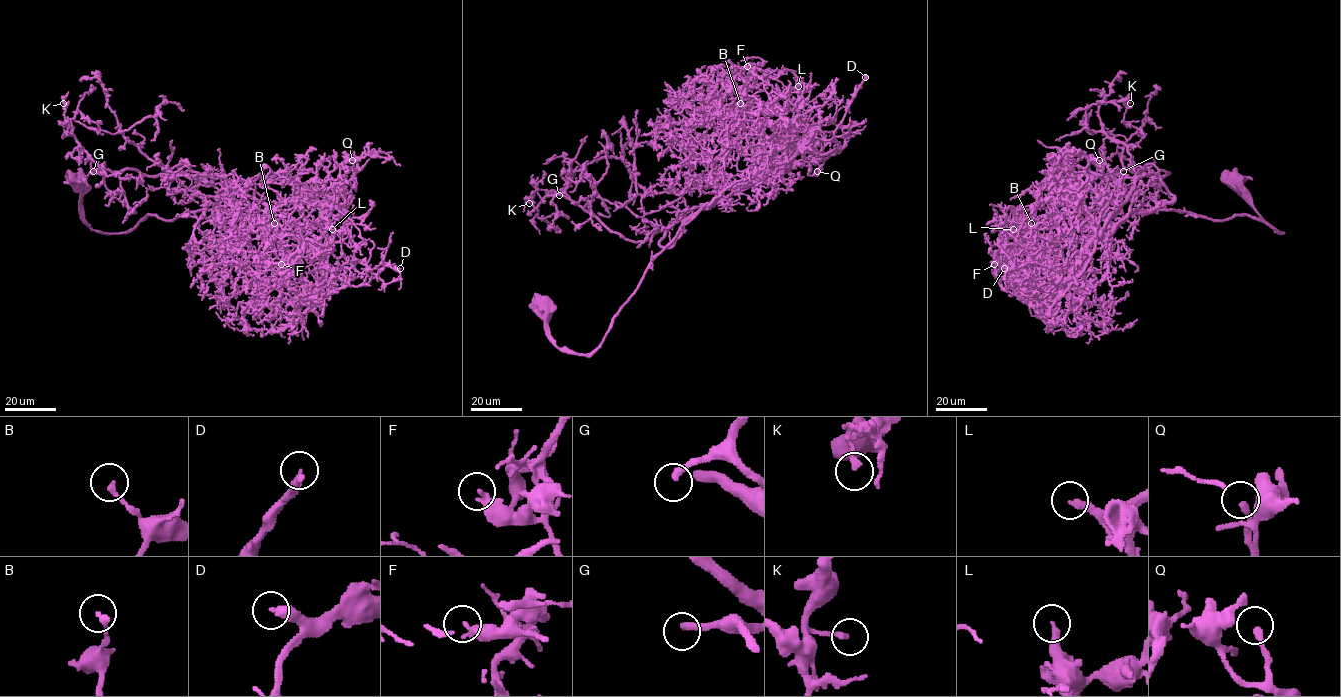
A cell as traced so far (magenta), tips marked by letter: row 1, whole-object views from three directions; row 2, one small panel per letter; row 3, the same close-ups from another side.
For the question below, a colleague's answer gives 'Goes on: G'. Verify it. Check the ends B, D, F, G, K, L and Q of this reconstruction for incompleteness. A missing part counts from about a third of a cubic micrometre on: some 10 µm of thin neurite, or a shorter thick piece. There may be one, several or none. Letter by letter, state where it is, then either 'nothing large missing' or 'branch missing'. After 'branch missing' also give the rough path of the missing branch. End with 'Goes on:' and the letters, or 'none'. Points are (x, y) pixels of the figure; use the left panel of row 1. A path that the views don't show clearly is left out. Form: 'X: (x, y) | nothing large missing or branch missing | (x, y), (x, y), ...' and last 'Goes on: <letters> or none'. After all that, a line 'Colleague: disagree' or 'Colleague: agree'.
B: (274, 223) | nothing large missing
D: (400, 268) | nothing large missing
F: (281, 264) | nothing large missing
G: (93, 171) | branch missing
K: (63, 103) | nothing large missing
L: (332, 229) | nothing large missing
Q: (352, 160) | nothing large missing
Goes on: G
Colleague: agree

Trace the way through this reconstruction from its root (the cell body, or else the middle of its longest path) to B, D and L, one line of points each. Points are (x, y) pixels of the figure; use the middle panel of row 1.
B: (543, 304), (546, 334), (559, 348), (591, 354), (599, 345), (650, 262), (715, 197), (725, 119), (740, 103)
D: (543, 304), (556, 345), (591, 354), (676, 233), (723, 189), (770, 168), (791, 135), (830, 140), (865, 77)
L: (543, 304), (556, 345), (591, 354), (676, 233), (723, 189), (748, 185), (790, 147), (798, 86)

